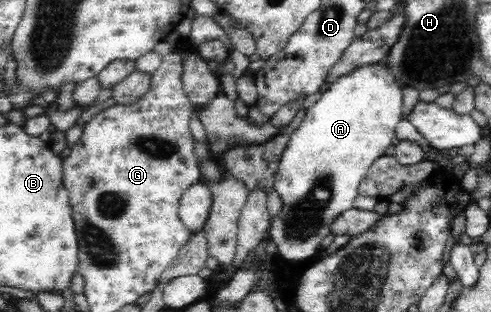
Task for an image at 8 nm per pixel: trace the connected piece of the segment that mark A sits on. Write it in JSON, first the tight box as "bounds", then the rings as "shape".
{"bounds":[267,58,403,262],"shape":[[[386,58],[380,59],[376,64],[368,64],[348,76],[338,78],[316,104],[306,110],[306,117],[300,127],[290,131],[291,140],[280,156],[272,186],[280,194],[284,208],[282,214],[270,222],[267,246],[270,256],[276,254],[283,262],[306,262],[306,258],[314,258],[318,244],[326,234],[330,234],[332,222],[342,212],[353,208],[353,202],[359,194],[359,184],[367,175],[367,170],[376,159],[386,155],[395,136],[396,126],[403,120],[403,88],[396,83],[394,76],[385,67],[386,64]]]}

